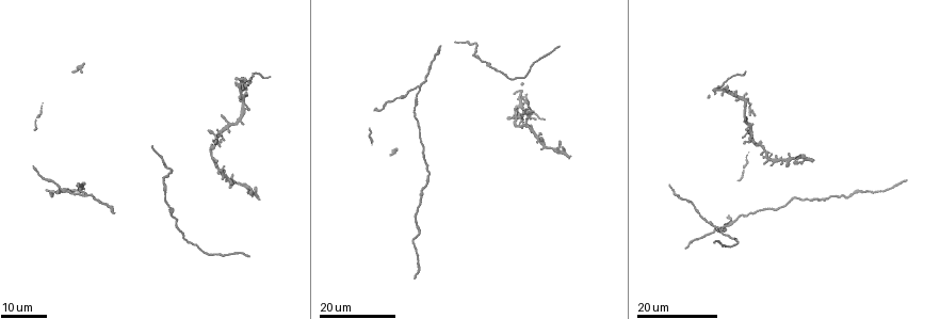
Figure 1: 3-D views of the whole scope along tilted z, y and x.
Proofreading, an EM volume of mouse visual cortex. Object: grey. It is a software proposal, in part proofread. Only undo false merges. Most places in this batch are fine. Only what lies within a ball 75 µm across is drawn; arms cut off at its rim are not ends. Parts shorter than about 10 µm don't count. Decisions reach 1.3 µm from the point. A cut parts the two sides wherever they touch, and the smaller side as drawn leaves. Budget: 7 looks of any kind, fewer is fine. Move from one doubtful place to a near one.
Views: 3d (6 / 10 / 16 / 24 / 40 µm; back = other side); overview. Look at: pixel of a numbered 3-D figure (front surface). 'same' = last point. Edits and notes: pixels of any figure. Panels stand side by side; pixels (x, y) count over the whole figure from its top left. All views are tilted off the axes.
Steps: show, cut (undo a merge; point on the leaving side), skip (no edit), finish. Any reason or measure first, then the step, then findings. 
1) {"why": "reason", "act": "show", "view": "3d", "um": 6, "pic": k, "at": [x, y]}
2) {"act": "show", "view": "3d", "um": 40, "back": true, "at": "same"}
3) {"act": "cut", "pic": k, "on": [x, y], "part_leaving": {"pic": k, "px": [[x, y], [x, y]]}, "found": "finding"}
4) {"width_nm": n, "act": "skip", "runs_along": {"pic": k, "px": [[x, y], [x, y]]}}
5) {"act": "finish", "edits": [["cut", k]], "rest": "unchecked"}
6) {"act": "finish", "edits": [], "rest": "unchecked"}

{"why": "two arms in line, one across", "act": "show", "view": "3d", "um": 24, "pic": 1, "at": [417, 87]}

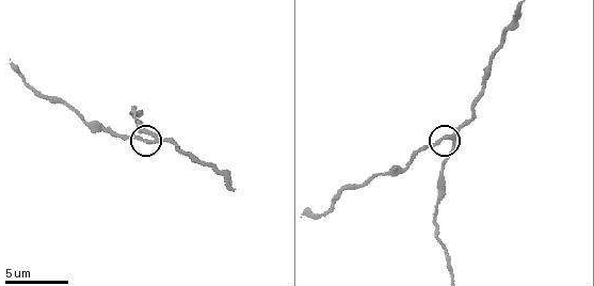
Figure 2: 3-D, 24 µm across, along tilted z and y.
{"act": "show", "view": "3d", "um": 10, "pic": 2, "at": [453, 136]}

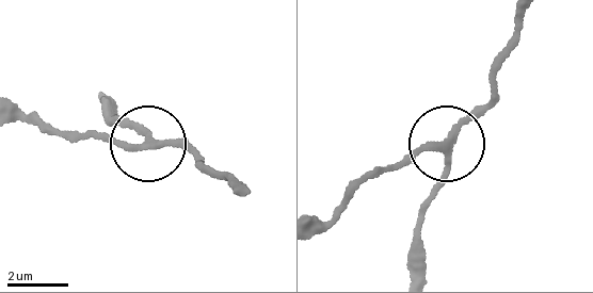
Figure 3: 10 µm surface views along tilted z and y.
{"act": "skip", "runs_along": {"pic": 3, "px": [[410, 273], [416, 228], [452, 134], [497, 97]]}, "found": "all the same cell"}

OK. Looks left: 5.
{"why": "side arm on a straight run", "act": "show", "view": "3d", "um": 24, "pic": 1, "at": [542, 146]}

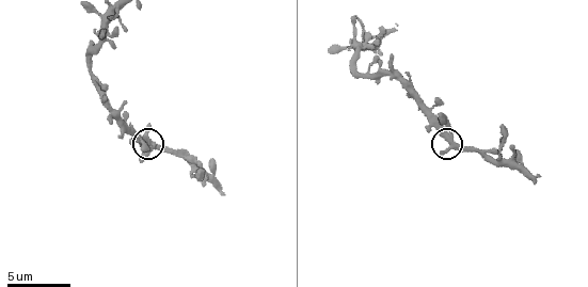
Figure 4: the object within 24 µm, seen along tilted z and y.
{"act": "show", "view": "3d", "um": 10, "pic": 4, "at": [453, 141]}

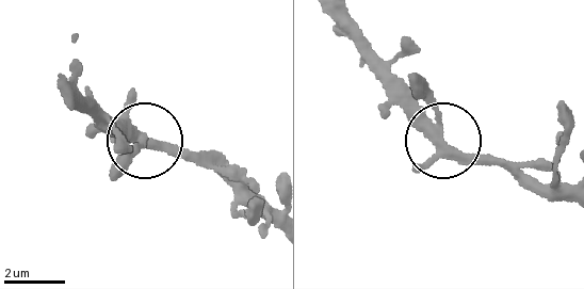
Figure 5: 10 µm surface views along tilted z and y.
{"act": "skip", "found": "one cell here"}

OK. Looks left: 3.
{"why": "two arms at a narrow angle", "act": "show", "view": "3d", "um": 16, "pic": 4, "at": [88, 71]}

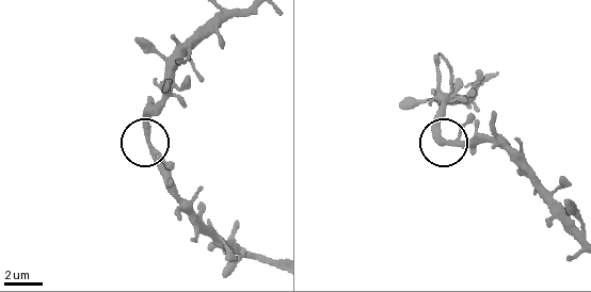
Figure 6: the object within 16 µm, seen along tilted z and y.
{"arms": 3, "act": "skip", "found": "continuous, no second cell"}

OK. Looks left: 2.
{"act": "finish", "edits": [], "rest": "unchecked"}

